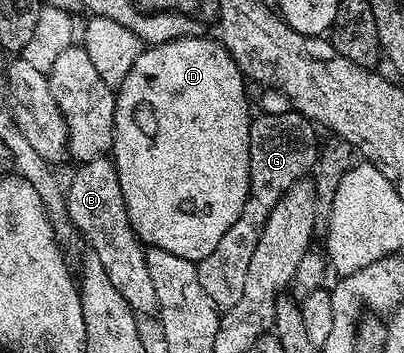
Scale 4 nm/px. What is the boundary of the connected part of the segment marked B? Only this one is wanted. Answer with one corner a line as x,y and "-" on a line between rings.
104,156
80,162
74,168
75,175
72,176
71,183
66,183
65,186
67,216
72,227
83,233
91,245
88,246
90,253
95,254
97,260
101,260
113,288
117,288
117,292
125,296
136,315
154,315
159,309
157,291
153,288
153,280
149,276
144,247
135,235
135,229
127,215
114,161

